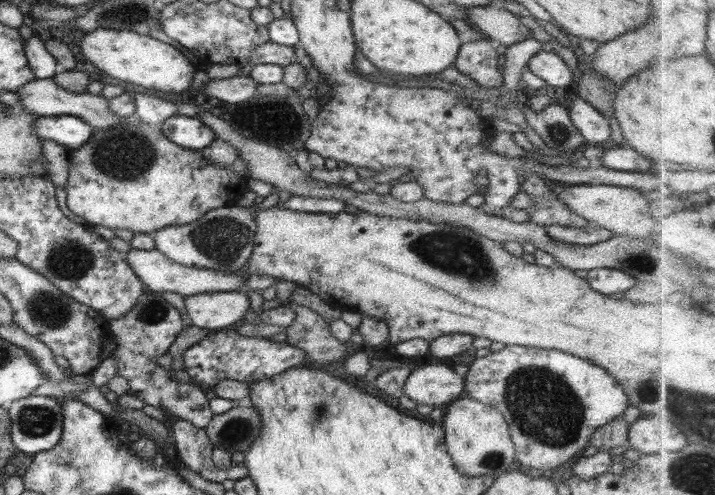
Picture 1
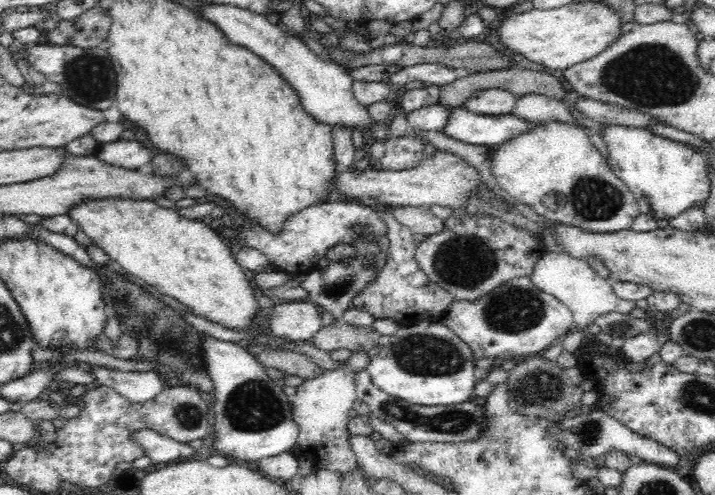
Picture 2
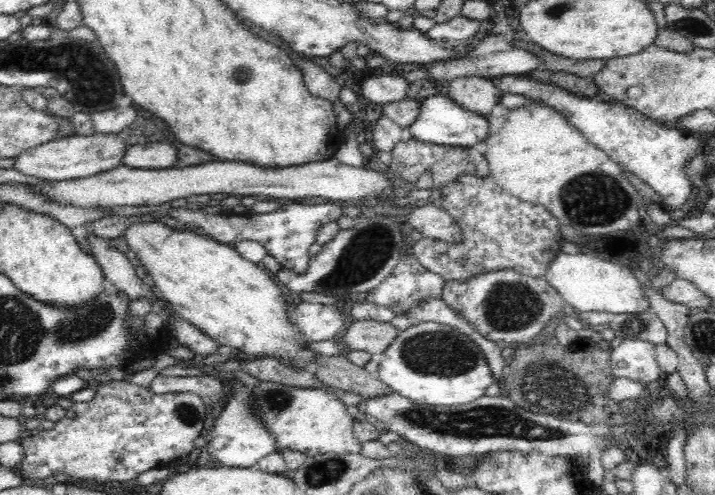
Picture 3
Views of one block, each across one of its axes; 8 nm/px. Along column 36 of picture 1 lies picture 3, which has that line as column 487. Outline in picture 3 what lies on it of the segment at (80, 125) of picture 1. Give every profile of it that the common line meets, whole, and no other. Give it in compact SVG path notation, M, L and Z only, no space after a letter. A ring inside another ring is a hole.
M439 94L426 97L420 102L420 114L408 127L412 138L420 142L444 146L474 146L488 136L490 121L486 115L466 110L446 94Z

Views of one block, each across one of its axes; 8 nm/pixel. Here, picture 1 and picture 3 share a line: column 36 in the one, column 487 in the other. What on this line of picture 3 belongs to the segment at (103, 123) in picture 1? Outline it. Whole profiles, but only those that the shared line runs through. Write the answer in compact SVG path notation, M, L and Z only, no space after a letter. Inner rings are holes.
M478 76L454 78L446 95L466 110L488 115L500 103L503 92L490 81Z

